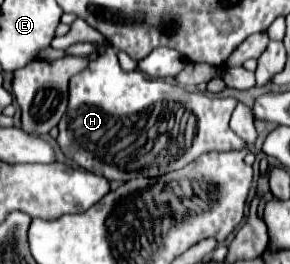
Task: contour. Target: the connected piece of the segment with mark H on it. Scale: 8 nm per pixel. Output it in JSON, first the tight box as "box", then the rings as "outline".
{"box":[57,49,245,181],"outline":[[[109,49],[99,59],[91,61],[87,69],[71,77],[67,113],[59,121],[57,143],[65,157],[73,159],[85,171],[103,175],[109,181],[129,181],[135,177],[159,177],[163,173],[185,167],[207,151],[241,149],[245,143],[231,131],[229,117],[235,109],[235,99],[207,97],[201,93],[187,93],[163,79],[149,79],[141,71],[125,73],[119,67],[117,53]]]}

